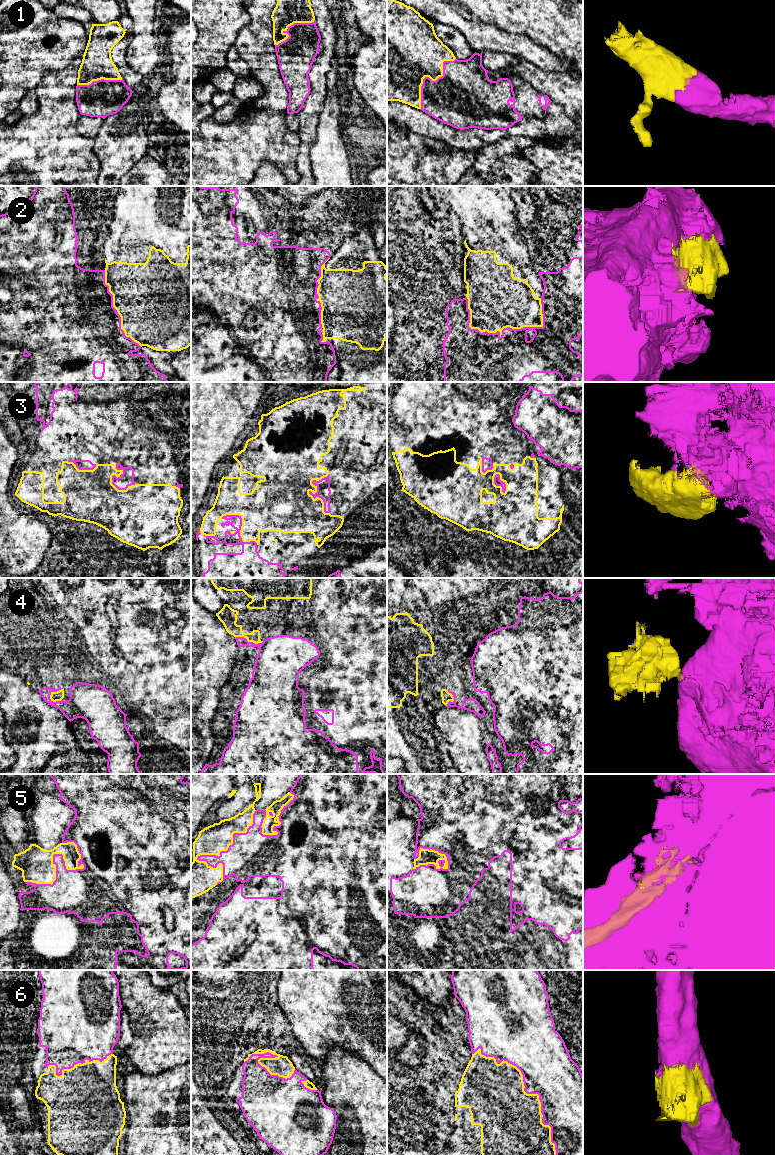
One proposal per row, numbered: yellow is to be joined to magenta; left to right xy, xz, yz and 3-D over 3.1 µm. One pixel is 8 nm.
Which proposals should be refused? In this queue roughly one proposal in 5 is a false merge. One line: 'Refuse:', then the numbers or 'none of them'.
Refuse: 2, 3, 4, 5

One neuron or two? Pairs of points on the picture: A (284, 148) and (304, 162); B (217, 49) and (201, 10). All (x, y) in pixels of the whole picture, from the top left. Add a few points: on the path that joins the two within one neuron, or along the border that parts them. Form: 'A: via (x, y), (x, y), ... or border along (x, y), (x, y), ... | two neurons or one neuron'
A: border along (299, 134), (299, 150), (295, 159) | two neurons
B: via (215, 39), (215, 24), (211, 20) | one neuron

